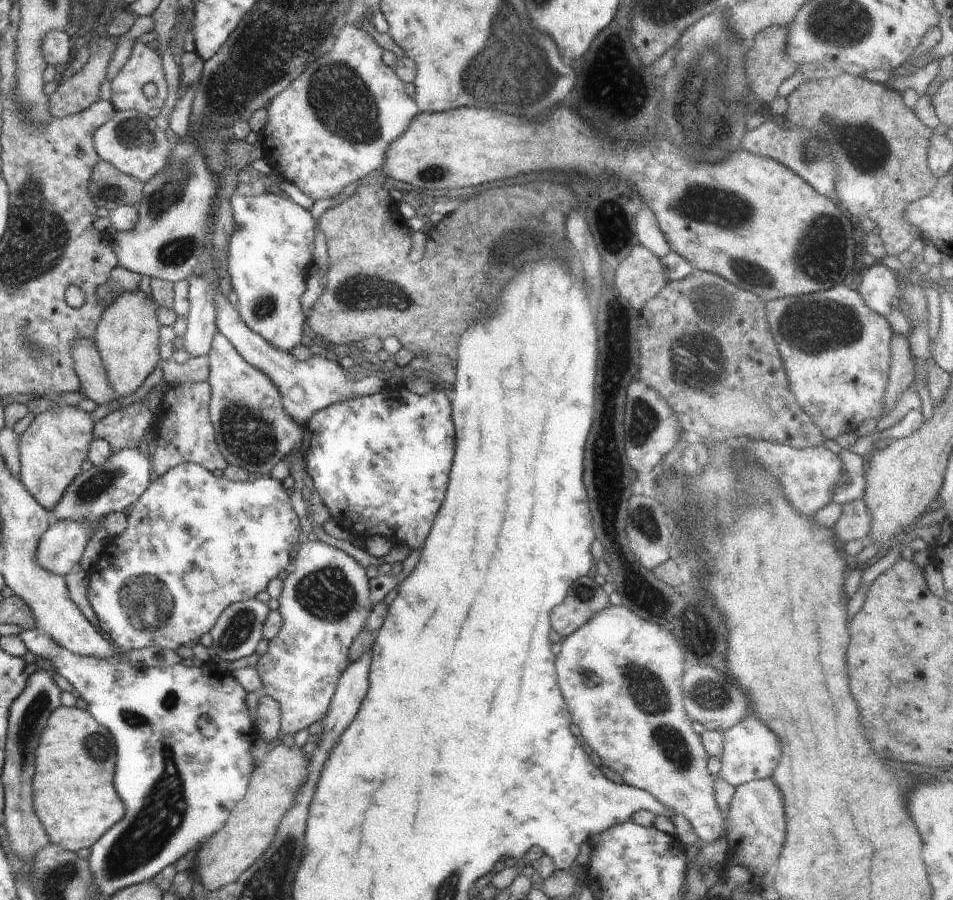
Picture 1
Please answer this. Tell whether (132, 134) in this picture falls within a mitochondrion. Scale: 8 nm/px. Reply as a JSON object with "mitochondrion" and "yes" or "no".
{"mitochondrion":"yes"}

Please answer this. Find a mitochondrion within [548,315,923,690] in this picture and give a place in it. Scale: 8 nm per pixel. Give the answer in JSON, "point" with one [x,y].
{"point":[717,510]}

